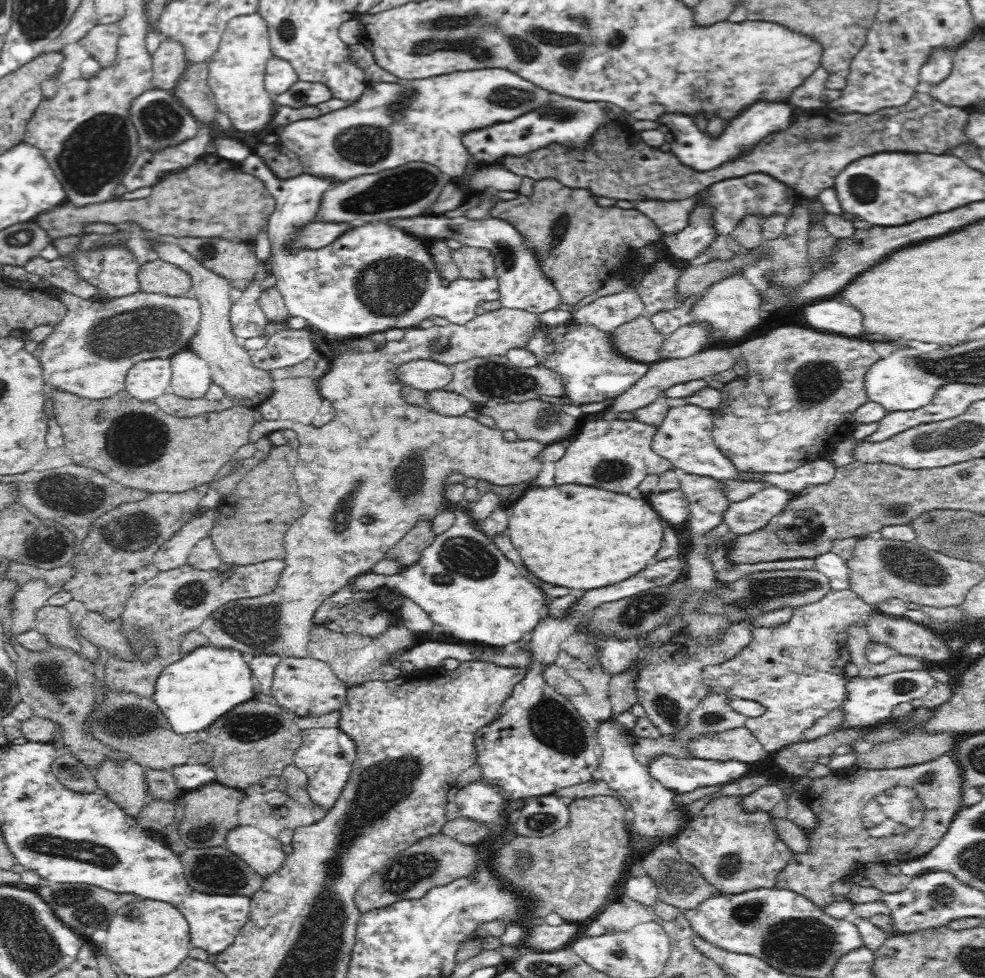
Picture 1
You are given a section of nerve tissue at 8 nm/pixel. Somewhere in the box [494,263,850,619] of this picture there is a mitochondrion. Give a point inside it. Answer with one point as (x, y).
(817, 381)

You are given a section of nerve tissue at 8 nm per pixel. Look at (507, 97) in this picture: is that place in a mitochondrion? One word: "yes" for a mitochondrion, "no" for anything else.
yes

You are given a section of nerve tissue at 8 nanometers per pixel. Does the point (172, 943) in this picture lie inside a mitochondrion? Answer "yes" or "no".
no

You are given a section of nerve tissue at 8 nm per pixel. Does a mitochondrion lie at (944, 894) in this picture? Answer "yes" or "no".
yes

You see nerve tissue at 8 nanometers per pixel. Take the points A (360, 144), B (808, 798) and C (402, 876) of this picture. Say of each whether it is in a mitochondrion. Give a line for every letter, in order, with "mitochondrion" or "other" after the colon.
A: mitochondrion
B: other
C: mitochondrion

